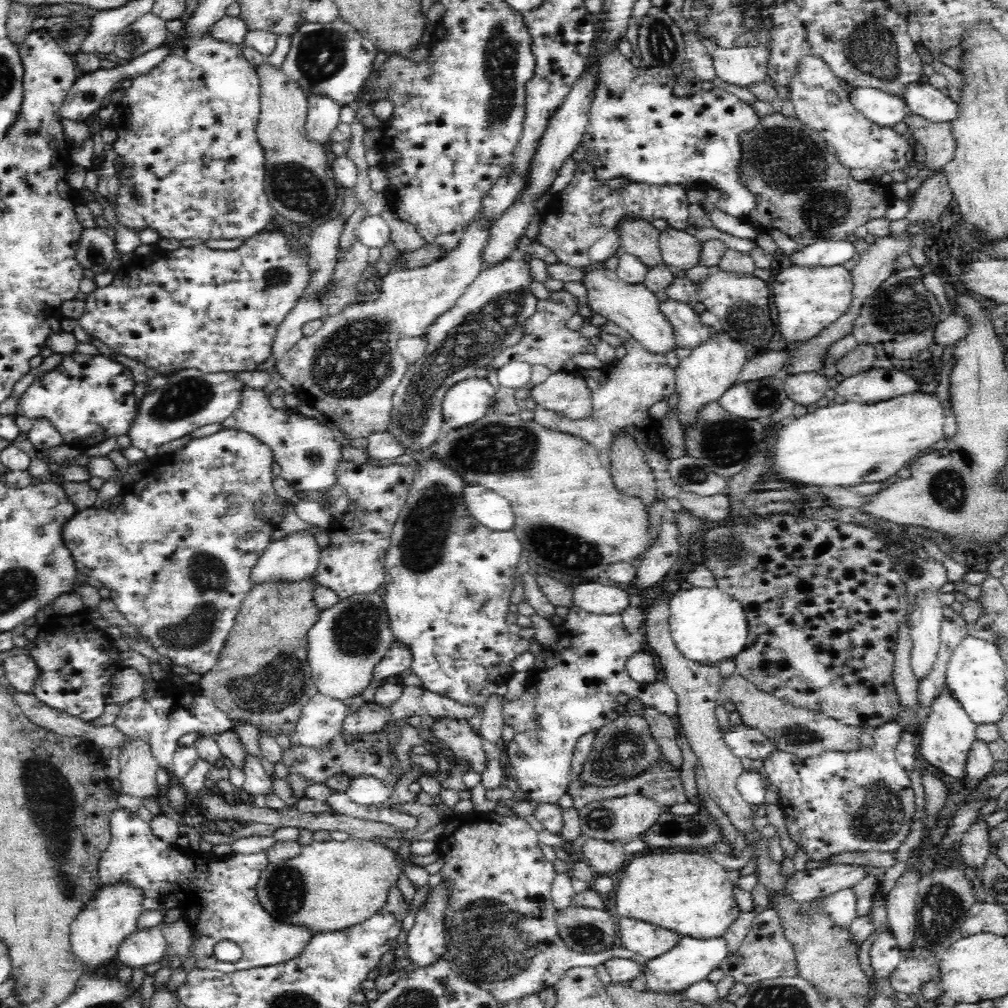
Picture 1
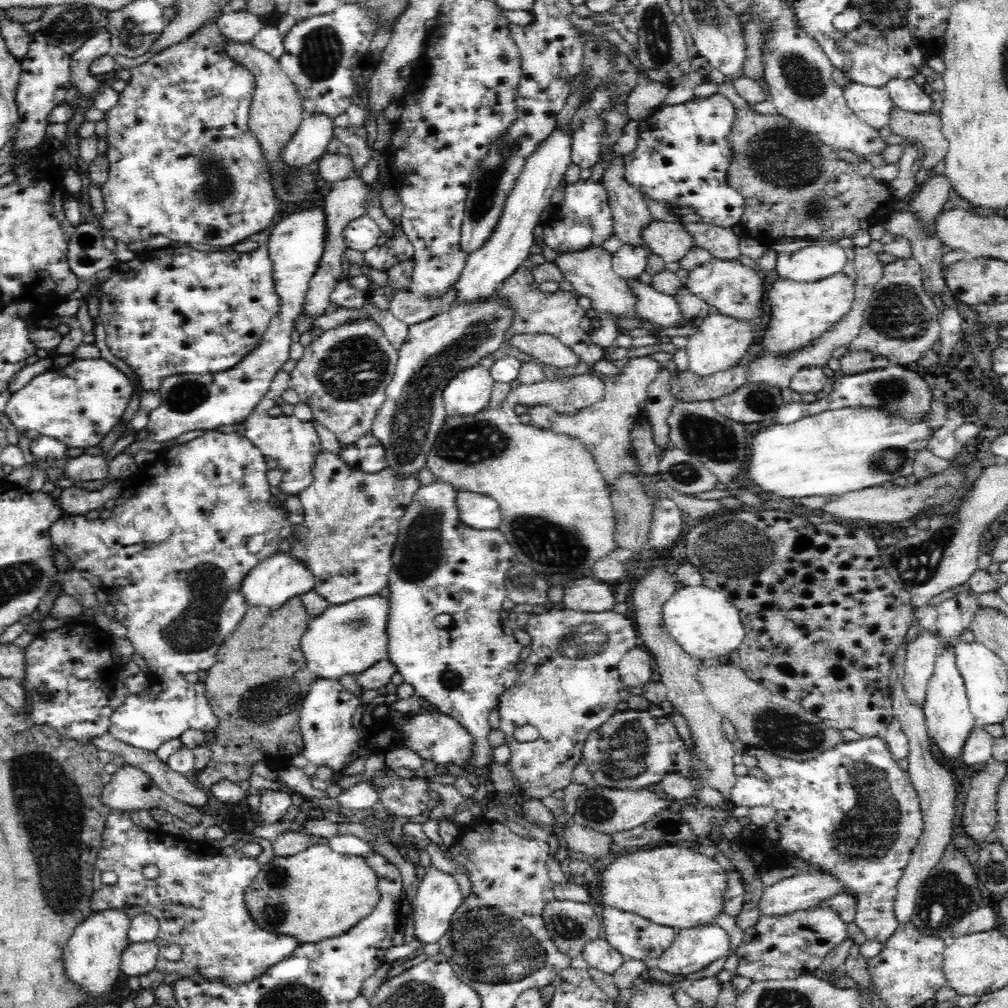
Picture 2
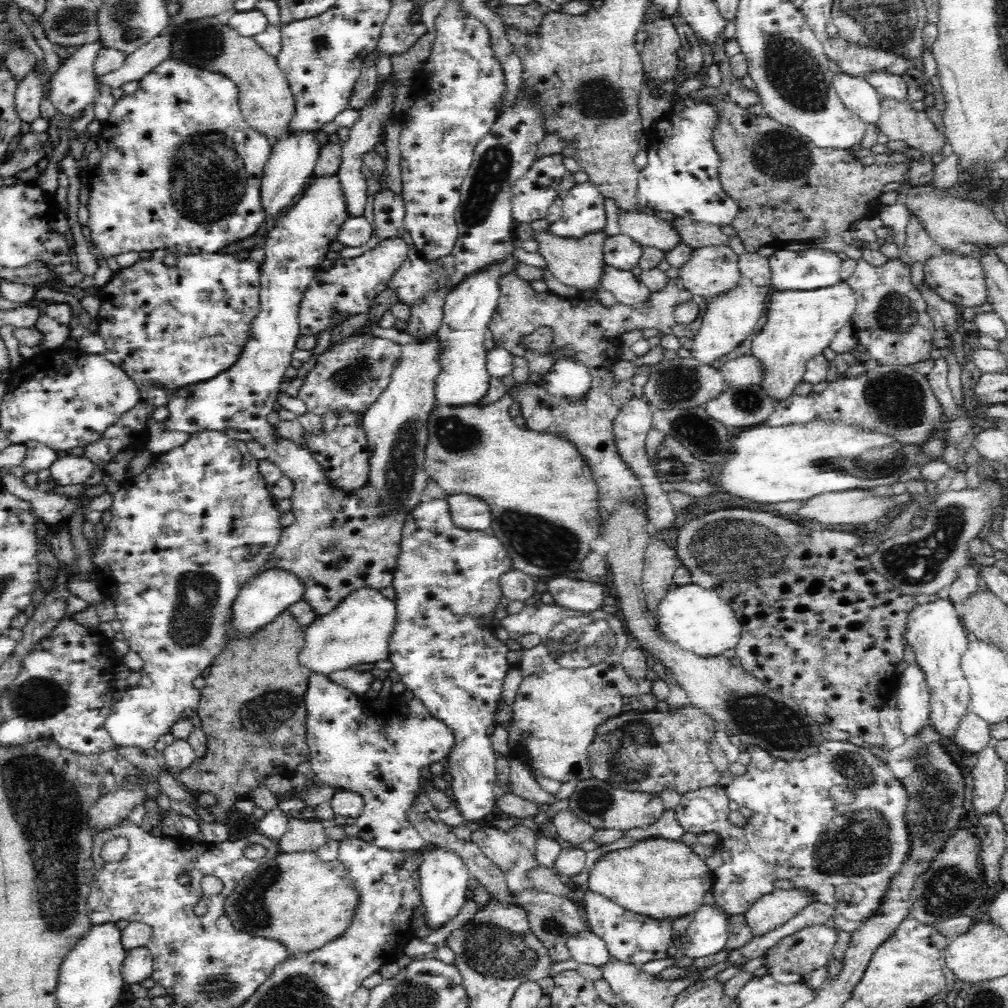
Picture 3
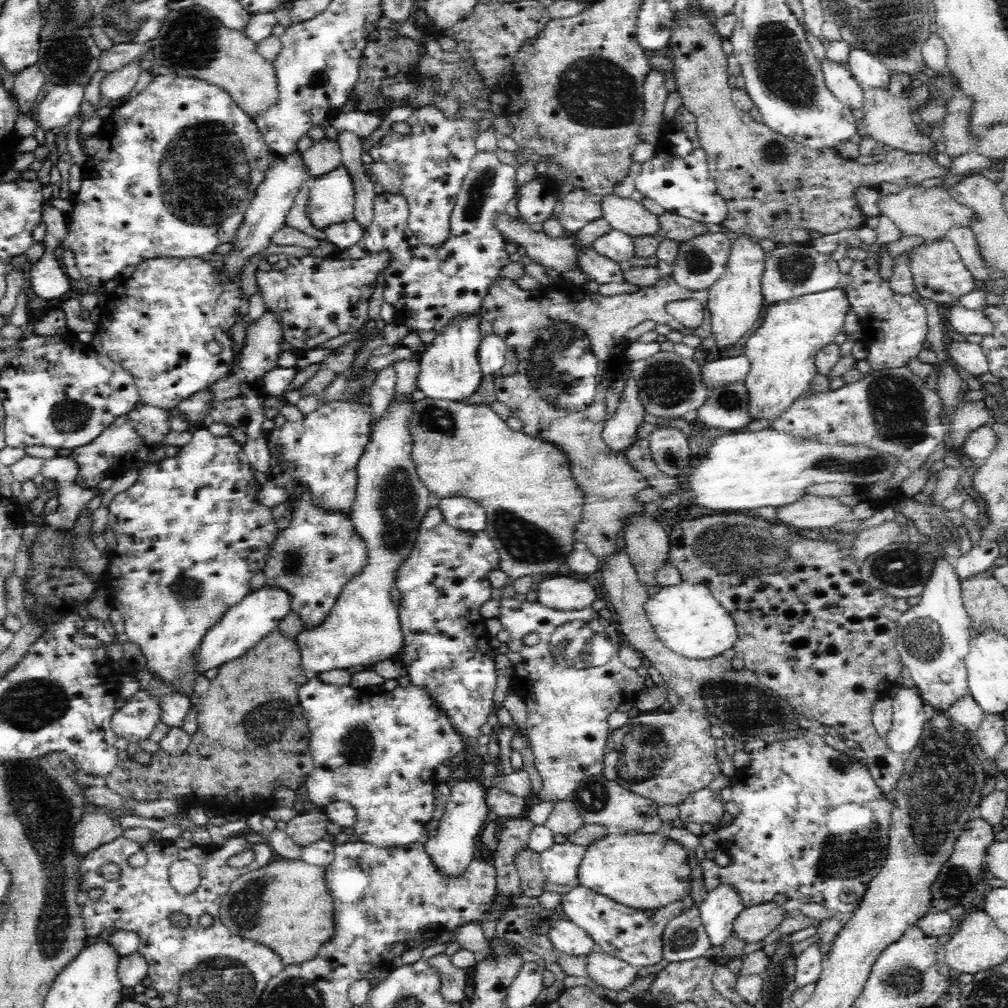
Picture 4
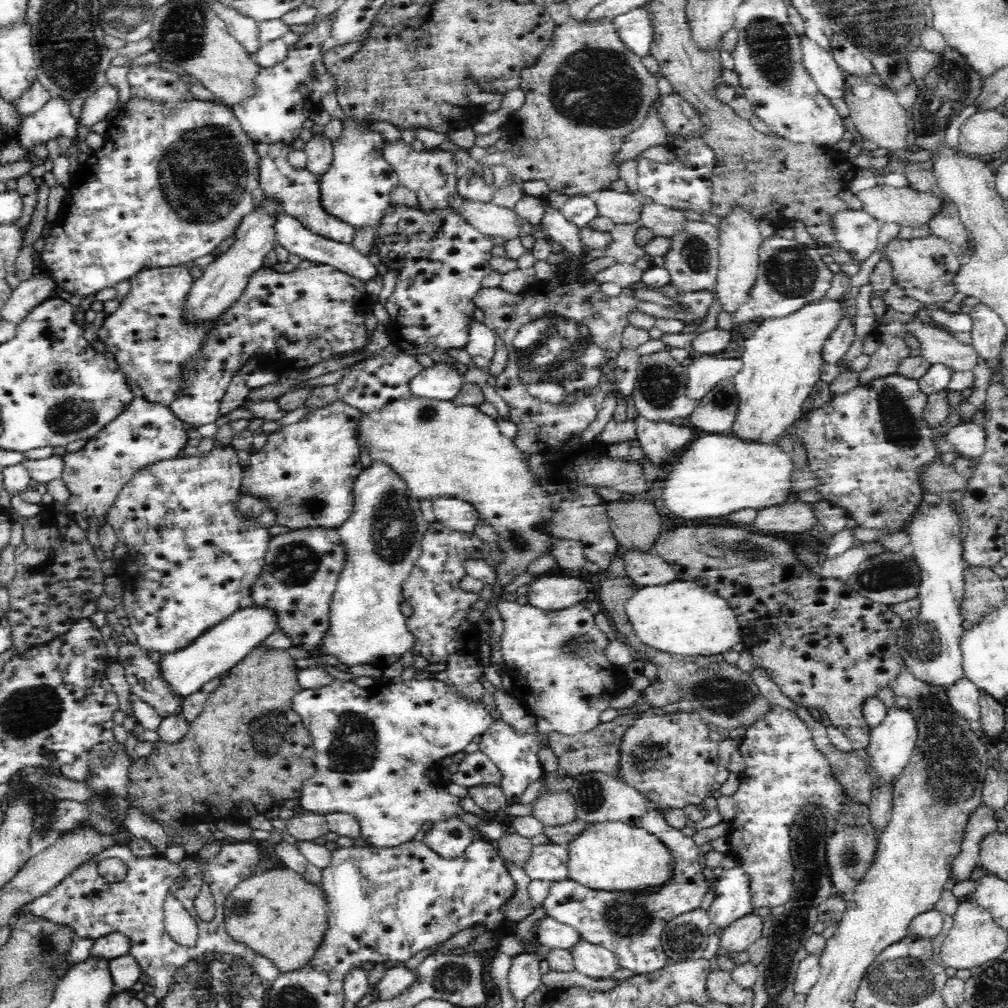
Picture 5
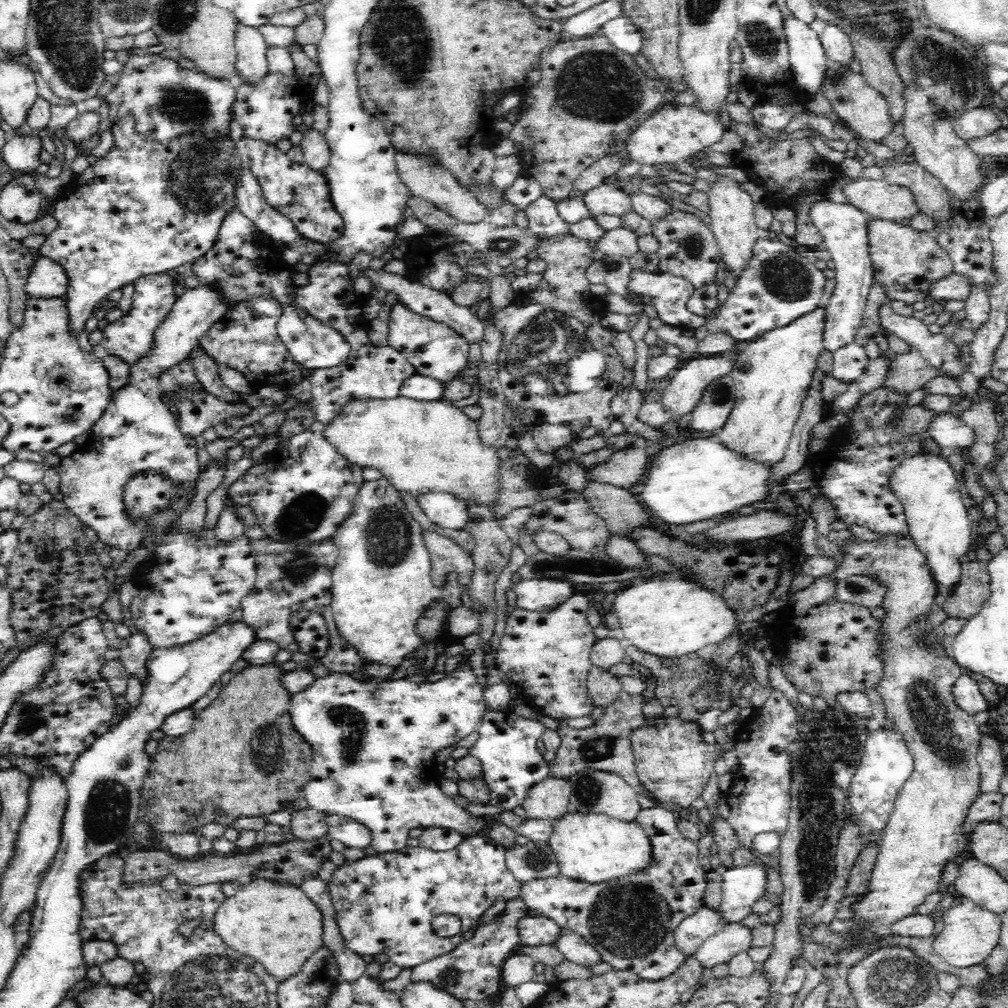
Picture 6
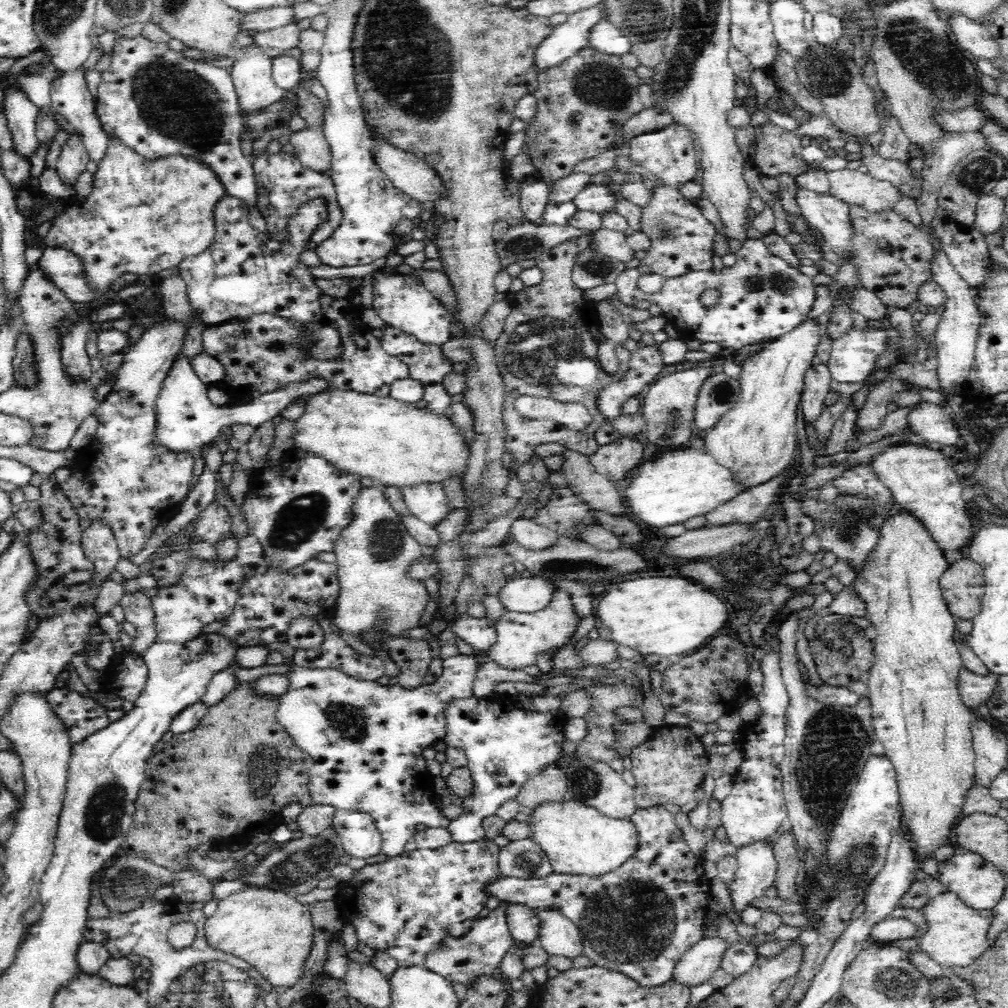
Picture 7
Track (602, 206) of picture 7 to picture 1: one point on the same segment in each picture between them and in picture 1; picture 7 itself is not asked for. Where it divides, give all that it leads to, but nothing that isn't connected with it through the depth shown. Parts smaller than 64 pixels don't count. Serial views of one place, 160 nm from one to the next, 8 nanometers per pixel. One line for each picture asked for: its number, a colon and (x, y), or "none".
1: (678, 248)
2: (671, 241)
3: (648, 230)
4: (626, 215)
5: (622, 208)
6: (605, 199)

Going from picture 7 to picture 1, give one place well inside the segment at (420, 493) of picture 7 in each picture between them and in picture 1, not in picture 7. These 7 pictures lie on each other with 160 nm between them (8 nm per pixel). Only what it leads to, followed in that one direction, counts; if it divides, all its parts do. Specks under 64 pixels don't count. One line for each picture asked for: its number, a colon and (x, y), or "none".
1: (489, 510)
2: (477, 511)
3: (468, 512)
4: (459, 512)
5: (455, 514)
6: (448, 512)

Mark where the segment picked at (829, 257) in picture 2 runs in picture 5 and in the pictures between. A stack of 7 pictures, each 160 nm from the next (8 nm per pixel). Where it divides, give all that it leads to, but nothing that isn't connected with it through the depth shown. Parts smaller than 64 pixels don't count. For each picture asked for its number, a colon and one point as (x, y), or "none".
3: (809, 269)
4: (792, 270)
5: (790, 275)

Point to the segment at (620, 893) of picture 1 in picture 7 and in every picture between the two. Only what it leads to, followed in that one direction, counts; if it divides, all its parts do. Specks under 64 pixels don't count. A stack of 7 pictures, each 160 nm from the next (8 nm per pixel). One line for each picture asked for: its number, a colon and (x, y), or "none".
2: (674, 885)
3: (659, 878)
4: (645, 870)
5: (605, 855)
6: (590, 847)
7: (578, 839)

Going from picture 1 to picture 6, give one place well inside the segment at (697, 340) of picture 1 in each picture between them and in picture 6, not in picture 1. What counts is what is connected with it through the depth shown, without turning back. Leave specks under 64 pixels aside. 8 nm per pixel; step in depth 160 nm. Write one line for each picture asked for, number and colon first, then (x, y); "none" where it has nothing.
2: (662, 309)
3: (624, 285)
4: (600, 269)
5: (557, 228)
6: (544, 221)

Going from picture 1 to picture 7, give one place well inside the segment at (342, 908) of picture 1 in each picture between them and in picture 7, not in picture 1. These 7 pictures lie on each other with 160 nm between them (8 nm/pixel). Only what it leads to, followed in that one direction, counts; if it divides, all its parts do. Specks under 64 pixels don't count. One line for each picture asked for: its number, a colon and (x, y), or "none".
2: (317, 894)
3: (302, 902)
4: (285, 906)
5: (276, 913)
6: (276, 924)
7: (270, 930)

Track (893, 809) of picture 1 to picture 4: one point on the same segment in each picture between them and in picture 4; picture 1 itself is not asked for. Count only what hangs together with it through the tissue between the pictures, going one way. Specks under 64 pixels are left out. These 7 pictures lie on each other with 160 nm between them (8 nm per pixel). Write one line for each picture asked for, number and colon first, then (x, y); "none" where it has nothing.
2: (851, 810)
3: (832, 823)
4: (785, 840)

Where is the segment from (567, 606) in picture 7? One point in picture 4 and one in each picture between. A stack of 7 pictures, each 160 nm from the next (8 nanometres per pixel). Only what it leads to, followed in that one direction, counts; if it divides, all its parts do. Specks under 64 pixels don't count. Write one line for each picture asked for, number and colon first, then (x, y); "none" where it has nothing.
4: (572, 680)
5: (560, 673)
6: (546, 655)

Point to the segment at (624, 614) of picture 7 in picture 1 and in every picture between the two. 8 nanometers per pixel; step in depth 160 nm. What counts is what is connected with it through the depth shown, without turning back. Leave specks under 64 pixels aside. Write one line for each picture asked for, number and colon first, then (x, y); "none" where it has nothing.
1: (708, 626)
2: (703, 621)
3: (698, 620)
4: (688, 619)
5: (681, 618)
6: (673, 618)

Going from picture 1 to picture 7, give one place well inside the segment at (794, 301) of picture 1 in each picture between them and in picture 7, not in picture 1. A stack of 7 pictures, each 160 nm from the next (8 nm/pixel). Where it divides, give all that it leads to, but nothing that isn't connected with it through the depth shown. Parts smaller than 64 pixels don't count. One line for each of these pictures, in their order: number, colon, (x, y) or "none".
2: (801, 312)
3: (800, 324)
4: (782, 351)
5: (782, 357)
6: (772, 374)
7: (755, 440)

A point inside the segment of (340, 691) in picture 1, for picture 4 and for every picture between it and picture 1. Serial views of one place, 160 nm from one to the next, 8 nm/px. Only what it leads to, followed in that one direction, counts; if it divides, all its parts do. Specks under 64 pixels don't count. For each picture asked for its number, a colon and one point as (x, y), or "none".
2: (349, 638)
3: (357, 631)
4: (363, 628)

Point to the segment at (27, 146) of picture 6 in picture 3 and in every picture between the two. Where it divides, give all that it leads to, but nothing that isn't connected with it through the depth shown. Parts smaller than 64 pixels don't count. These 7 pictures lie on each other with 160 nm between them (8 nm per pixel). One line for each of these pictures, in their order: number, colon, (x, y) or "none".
3: (74, 86)
4: (59, 105)
5: (54, 119)

